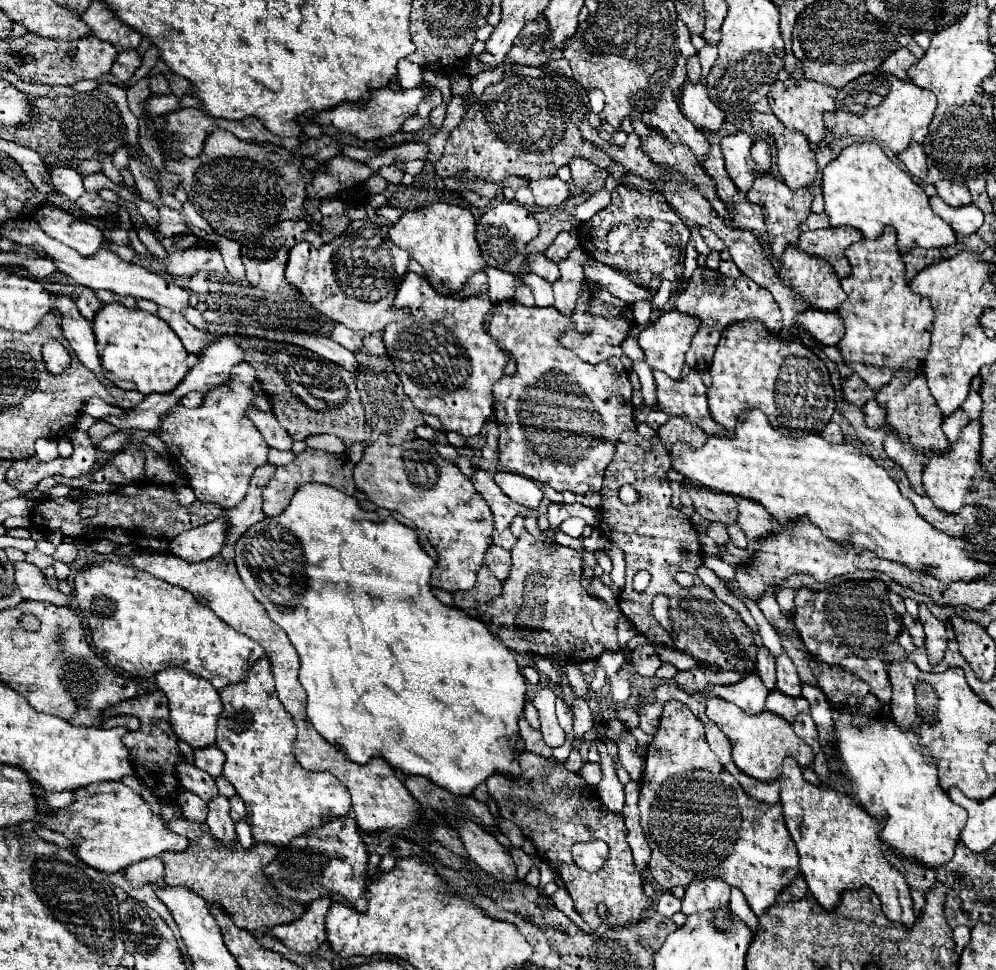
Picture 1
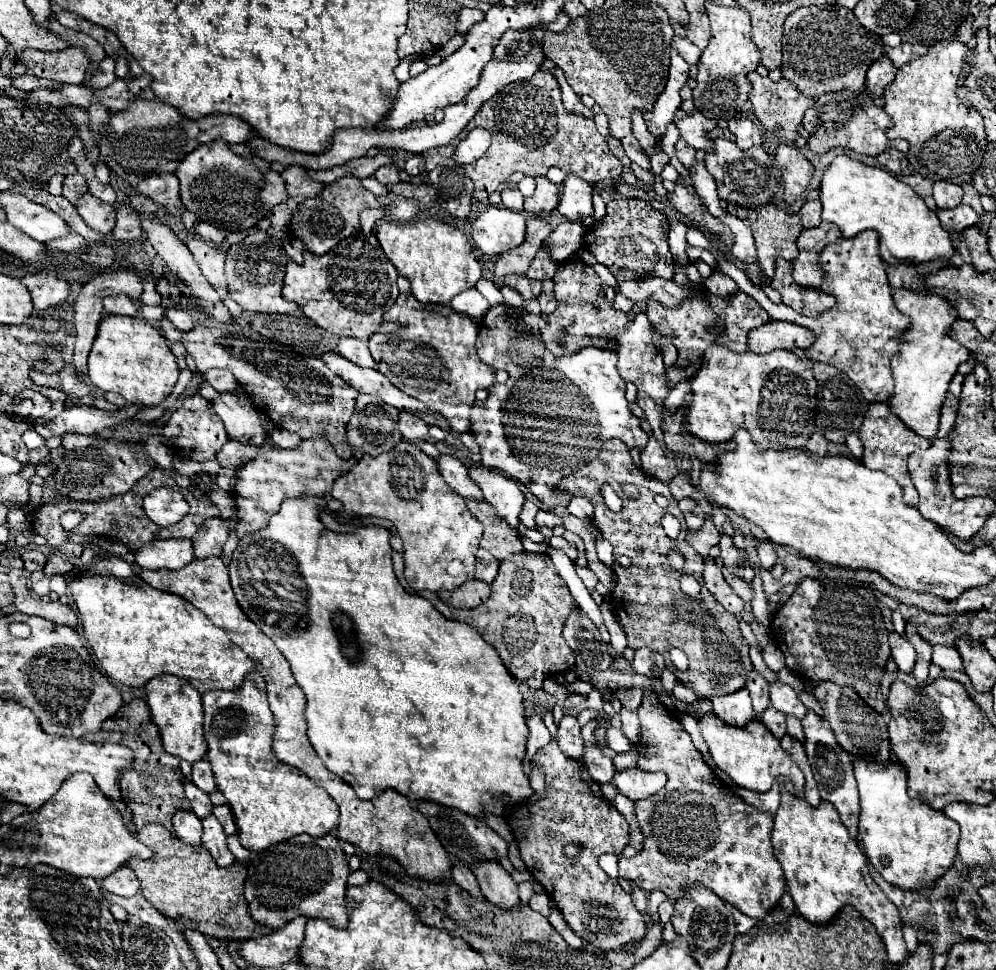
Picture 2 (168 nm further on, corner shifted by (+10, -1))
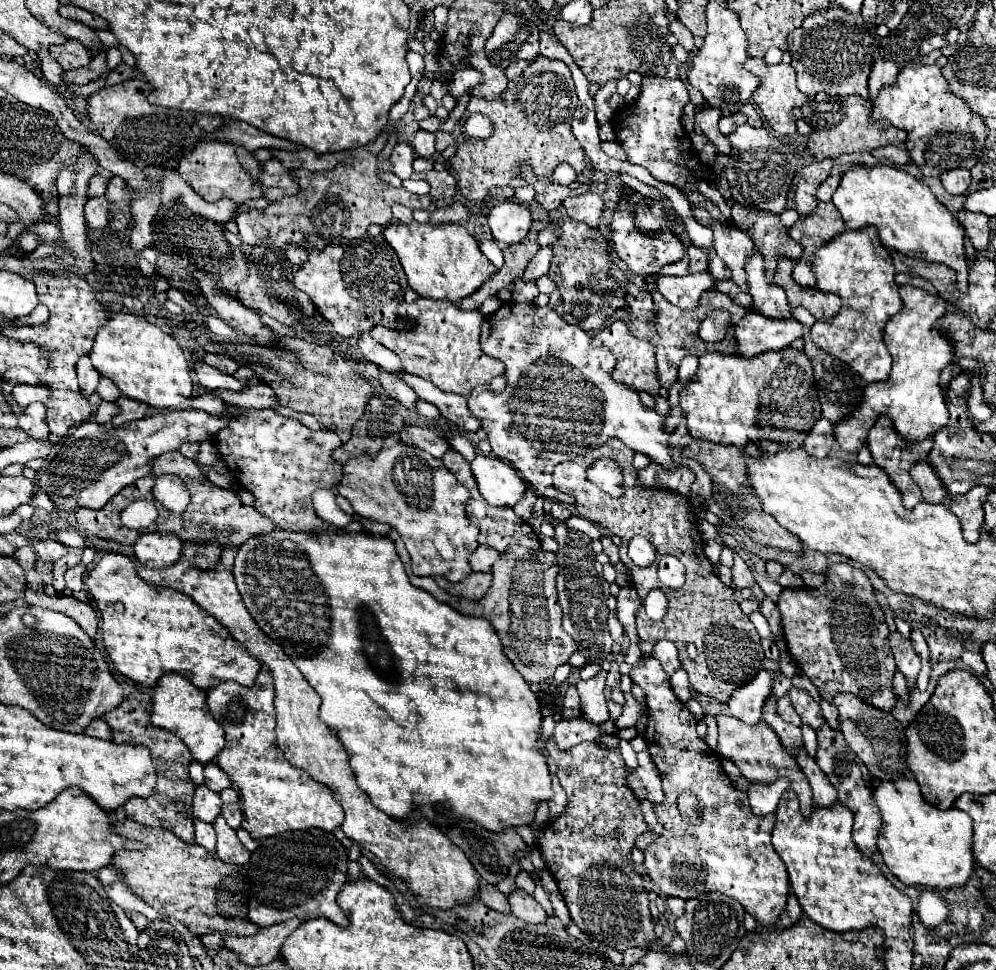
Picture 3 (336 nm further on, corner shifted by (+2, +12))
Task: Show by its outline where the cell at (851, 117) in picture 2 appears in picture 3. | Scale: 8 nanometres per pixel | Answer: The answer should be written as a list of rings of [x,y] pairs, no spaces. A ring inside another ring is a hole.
[[[815,95],[807,105],[801,107],[803,121],[811,127],[811,135],[807,141],[809,155],[817,161],[821,159],[837,159],[843,153],[859,153],[873,151],[885,145],[901,145],[905,141],[905,133],[895,129],[893,125],[875,125],[869,121],[871,103],[861,99],[859,95],[851,95],[845,99],[833,99],[831,95]]]

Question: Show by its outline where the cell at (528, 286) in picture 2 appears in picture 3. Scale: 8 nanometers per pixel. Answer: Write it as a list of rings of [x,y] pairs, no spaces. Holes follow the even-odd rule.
[[[519,279],[519,283],[513,283],[511,287],[511,301],[515,303],[533,303],[533,299],[539,295],[539,289],[535,283],[525,283]]]

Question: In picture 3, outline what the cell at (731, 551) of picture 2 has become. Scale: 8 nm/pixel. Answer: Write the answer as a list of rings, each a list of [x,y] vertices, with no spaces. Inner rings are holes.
[[[735,553],[735,565],[733,565],[733,583],[737,589],[749,589],[753,599],[763,601],[765,593],[761,591],[761,587],[757,585],[751,569],[747,567],[747,563],[743,561],[743,557],[739,553]]]

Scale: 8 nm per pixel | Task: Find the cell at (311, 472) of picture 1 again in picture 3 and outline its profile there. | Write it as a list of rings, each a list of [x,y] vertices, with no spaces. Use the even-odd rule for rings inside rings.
[[[245,409],[241,413],[245,419],[233,419],[225,431],[219,431],[215,445],[219,445],[219,453],[235,481],[255,495],[253,507],[287,531],[329,529],[335,533],[359,533],[359,521],[351,521],[347,527],[337,529],[321,521],[311,505],[311,493],[315,489],[331,489],[341,481],[341,465],[331,459],[331,453],[341,447],[337,433],[311,431],[297,419],[283,417],[271,409]]]

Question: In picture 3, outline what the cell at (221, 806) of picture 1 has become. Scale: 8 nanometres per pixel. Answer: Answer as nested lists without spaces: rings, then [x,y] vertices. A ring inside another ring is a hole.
[[[221,815],[217,817],[213,827],[217,833],[217,857],[231,865],[245,865],[251,853],[241,845],[241,841],[237,839],[237,833],[225,823]]]

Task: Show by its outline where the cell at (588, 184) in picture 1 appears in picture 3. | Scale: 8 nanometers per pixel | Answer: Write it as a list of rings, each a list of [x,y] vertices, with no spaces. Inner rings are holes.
[[[589,191],[589,193],[577,195],[577,197],[565,199],[563,205],[565,205],[567,215],[571,219],[583,221],[589,227],[599,227],[599,219],[601,219],[601,213],[603,213],[603,199],[599,195]]]

